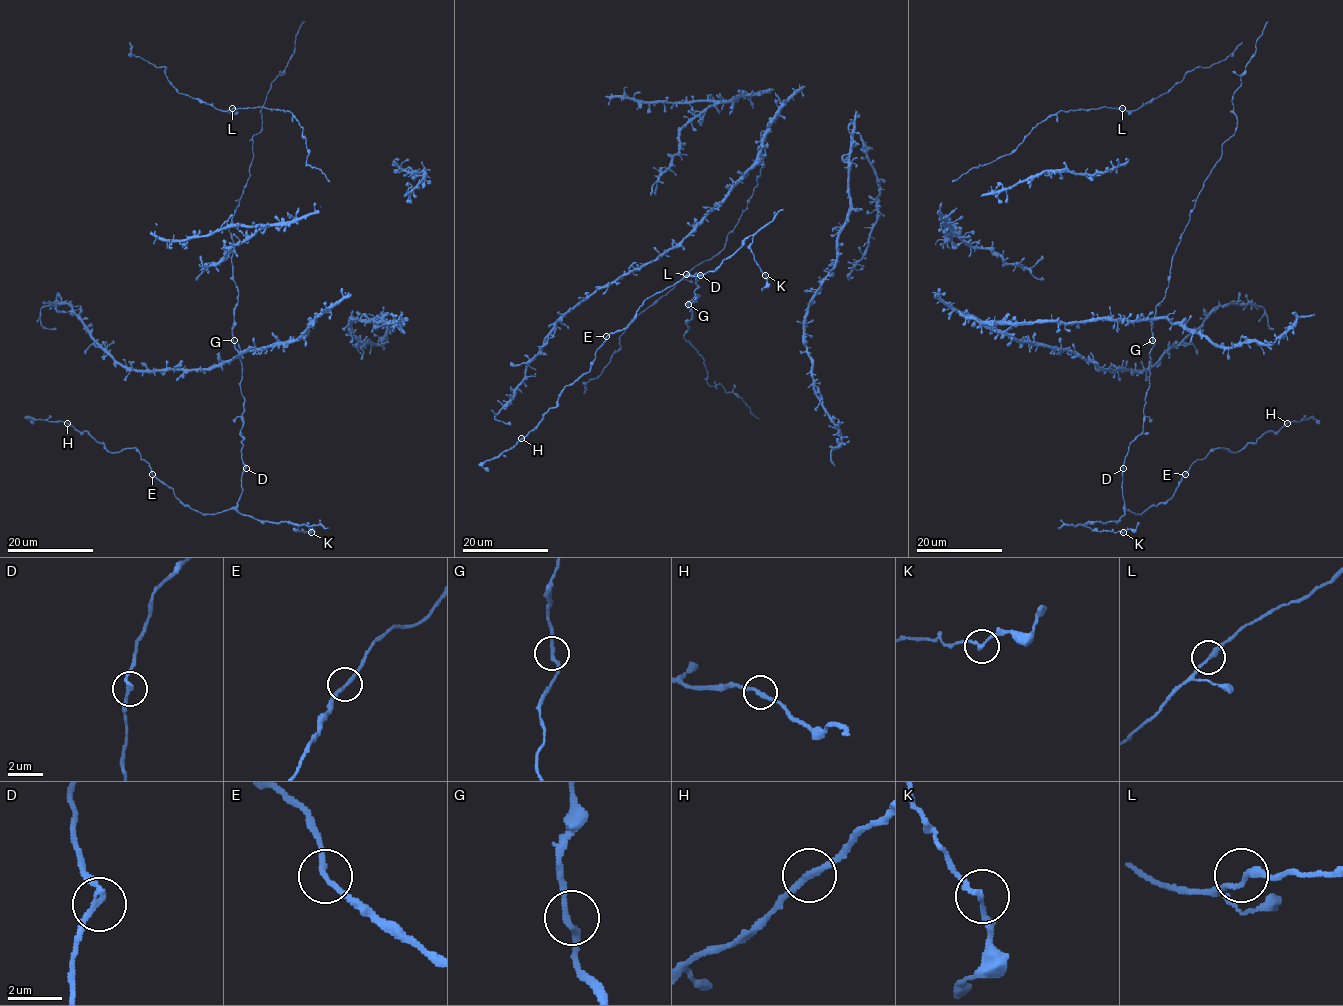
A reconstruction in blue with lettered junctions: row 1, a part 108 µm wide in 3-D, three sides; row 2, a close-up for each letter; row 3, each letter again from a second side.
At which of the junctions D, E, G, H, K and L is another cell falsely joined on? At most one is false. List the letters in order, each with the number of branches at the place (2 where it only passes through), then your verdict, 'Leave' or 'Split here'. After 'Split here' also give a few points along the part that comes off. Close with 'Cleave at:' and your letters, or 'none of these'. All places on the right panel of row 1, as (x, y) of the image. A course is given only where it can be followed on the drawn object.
D: Branches: 2. Leave
E: Branches: 2. Leave
G: Branches: 2. Leave
H: Branches: 2. Leave
K: Branches: 2. Leave
L: Branches: 2. Leave
Cleave at: none of these

